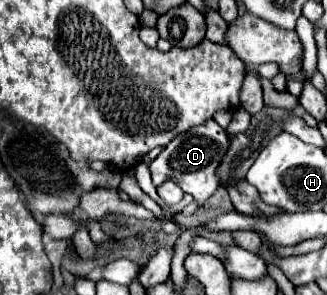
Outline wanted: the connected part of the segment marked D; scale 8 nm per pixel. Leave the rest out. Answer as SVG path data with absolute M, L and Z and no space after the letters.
M209 120L209 124L201 124L197 128L191 128L189 132L171 140L171 144L165 146L161 154L151 162L149 170L153 176L153 184L161 186L165 180L173 180L181 186L183 192L191 194L194 200L203 204L219 186L217 168L227 150L229 150L229 136L215 120Z

